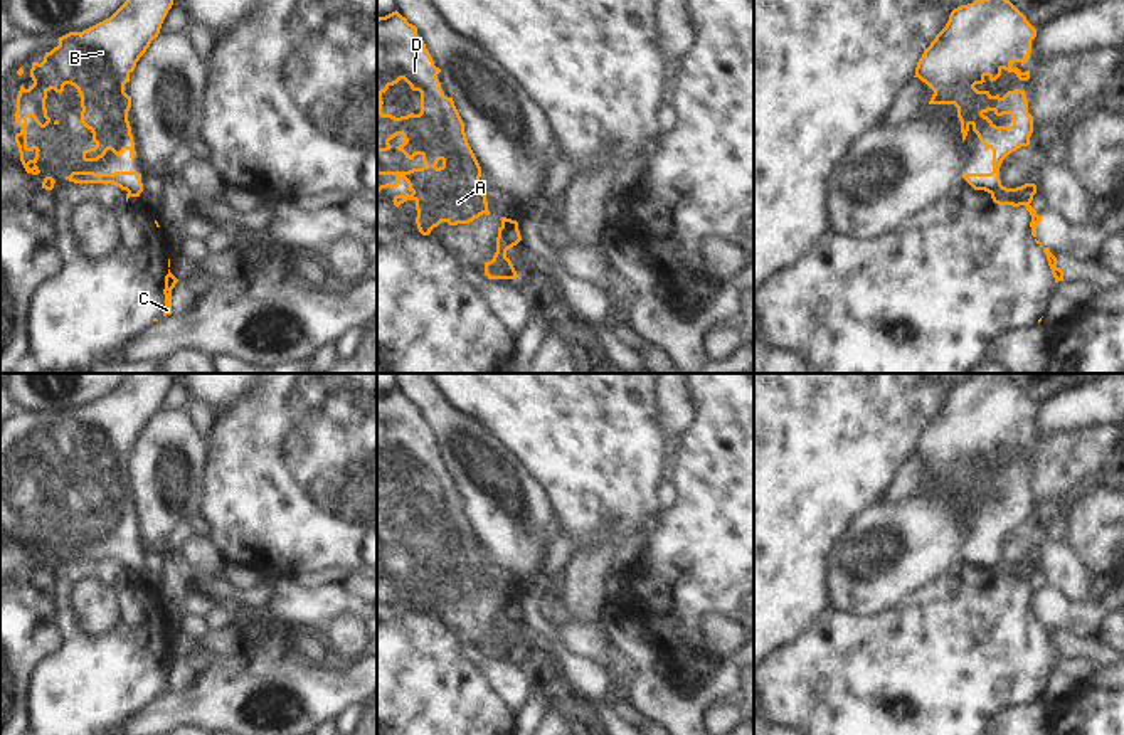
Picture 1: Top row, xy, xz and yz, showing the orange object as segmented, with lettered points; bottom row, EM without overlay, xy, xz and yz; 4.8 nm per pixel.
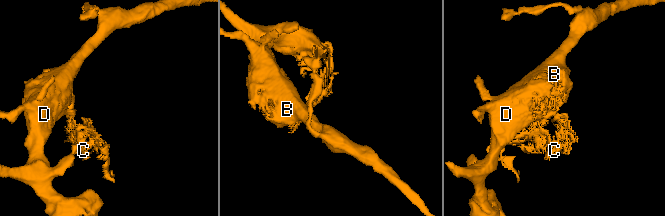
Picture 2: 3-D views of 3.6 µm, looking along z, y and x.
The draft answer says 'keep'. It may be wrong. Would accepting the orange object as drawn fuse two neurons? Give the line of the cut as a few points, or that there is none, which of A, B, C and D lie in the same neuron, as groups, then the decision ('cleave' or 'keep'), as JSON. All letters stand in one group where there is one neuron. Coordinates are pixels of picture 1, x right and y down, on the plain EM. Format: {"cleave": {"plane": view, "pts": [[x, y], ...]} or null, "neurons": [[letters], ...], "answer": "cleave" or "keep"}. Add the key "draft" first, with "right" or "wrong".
{"draft": "wrong", "cleave": {"plane": "xz", "pts": [[498, 604], [512, 623]]}, "neurons": [["A", "B", "D"], ["C"]], "answer": "cleave"}

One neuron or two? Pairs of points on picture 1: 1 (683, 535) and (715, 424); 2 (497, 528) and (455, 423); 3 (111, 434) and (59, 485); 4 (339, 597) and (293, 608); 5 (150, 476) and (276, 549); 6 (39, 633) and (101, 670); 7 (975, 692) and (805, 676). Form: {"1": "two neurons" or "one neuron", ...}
{"1": "one neuron", "2": "one neuron", "3": "one neuron", "4": "one neuron", "5": "two neurons", "6": "two neurons", "7": "one neuron"}

